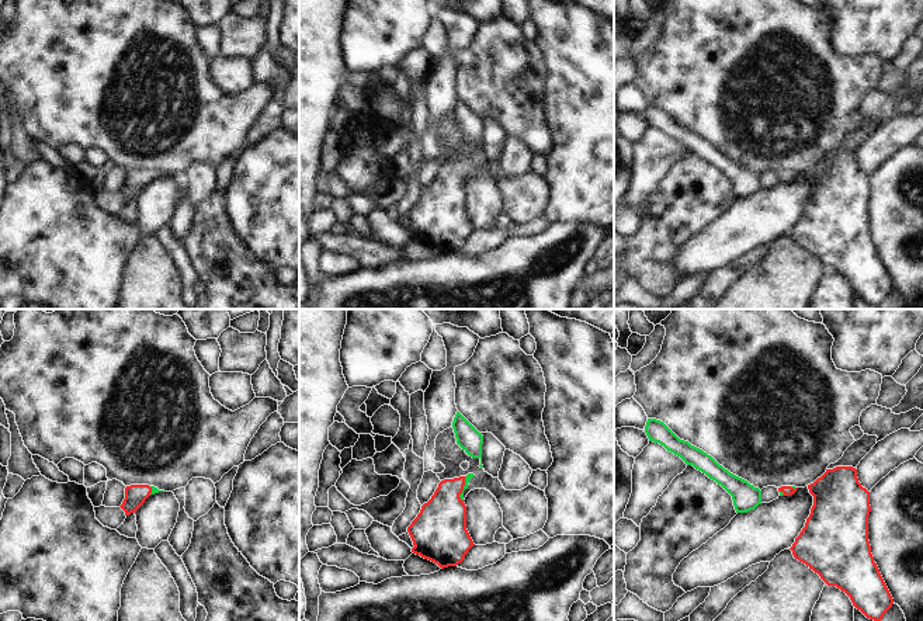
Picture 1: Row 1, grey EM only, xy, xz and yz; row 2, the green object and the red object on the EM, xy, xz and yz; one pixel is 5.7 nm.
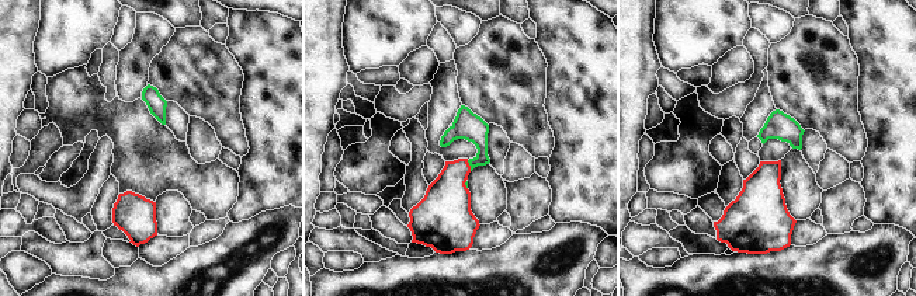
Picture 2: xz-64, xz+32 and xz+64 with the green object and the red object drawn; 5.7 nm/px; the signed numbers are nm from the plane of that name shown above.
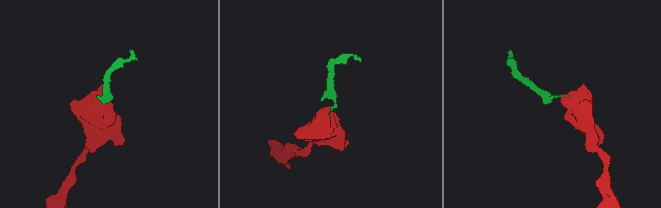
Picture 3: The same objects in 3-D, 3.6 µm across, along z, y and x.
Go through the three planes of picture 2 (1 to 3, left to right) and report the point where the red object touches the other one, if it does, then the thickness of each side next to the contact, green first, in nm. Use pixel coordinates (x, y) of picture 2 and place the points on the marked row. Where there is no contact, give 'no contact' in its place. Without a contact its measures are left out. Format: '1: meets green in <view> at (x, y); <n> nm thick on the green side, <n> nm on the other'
1: no contact
2: meets green in xz+32 at (469, 164); 160 nm thick on the green side, 260 nm on the other
3: no contact

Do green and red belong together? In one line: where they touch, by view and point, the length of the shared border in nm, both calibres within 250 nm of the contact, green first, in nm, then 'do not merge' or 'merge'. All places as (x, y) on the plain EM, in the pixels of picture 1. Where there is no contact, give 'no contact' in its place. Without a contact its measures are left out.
xz (464, 174) | 150 nm | 40/280 nm | merge

